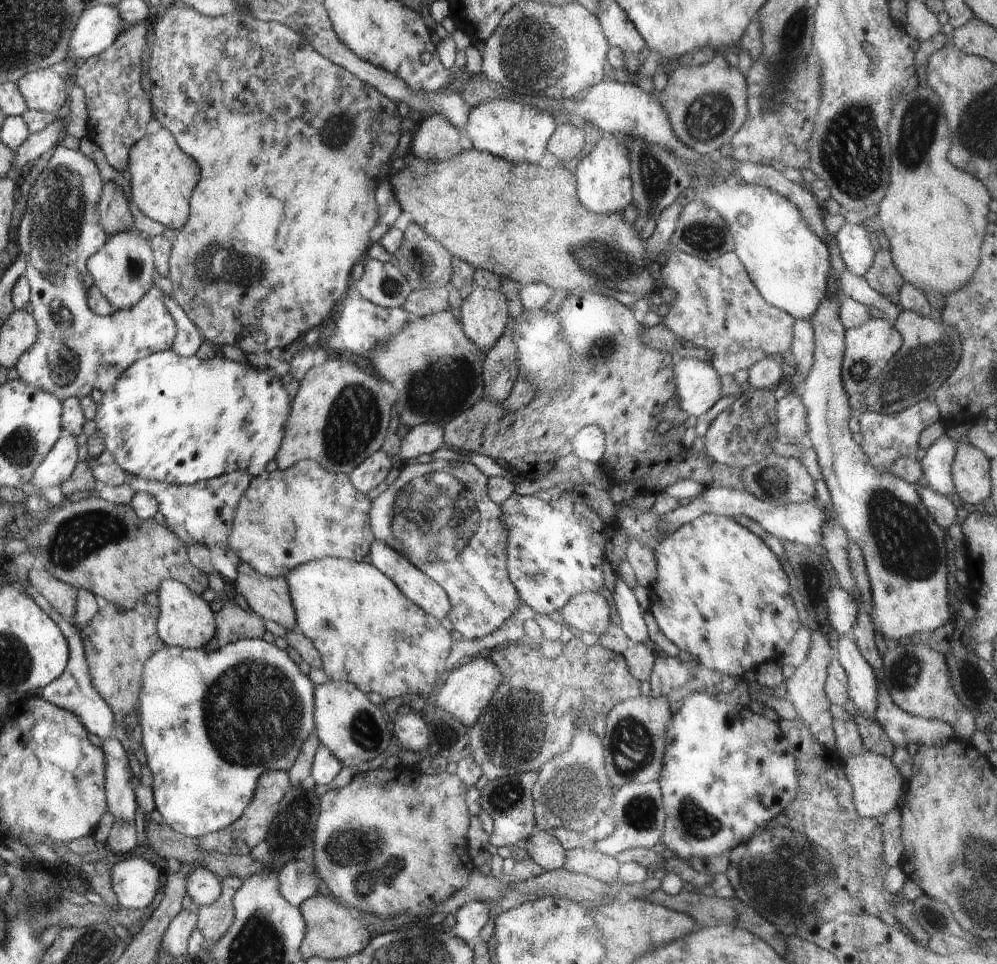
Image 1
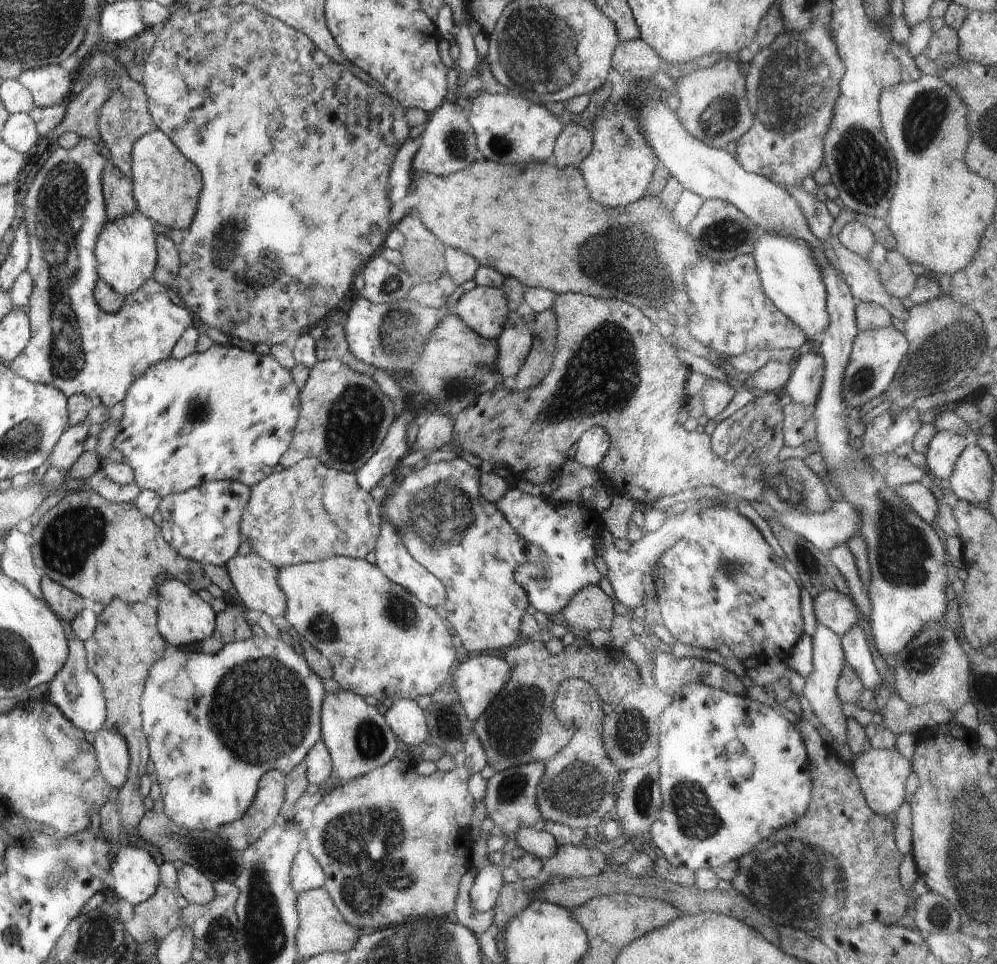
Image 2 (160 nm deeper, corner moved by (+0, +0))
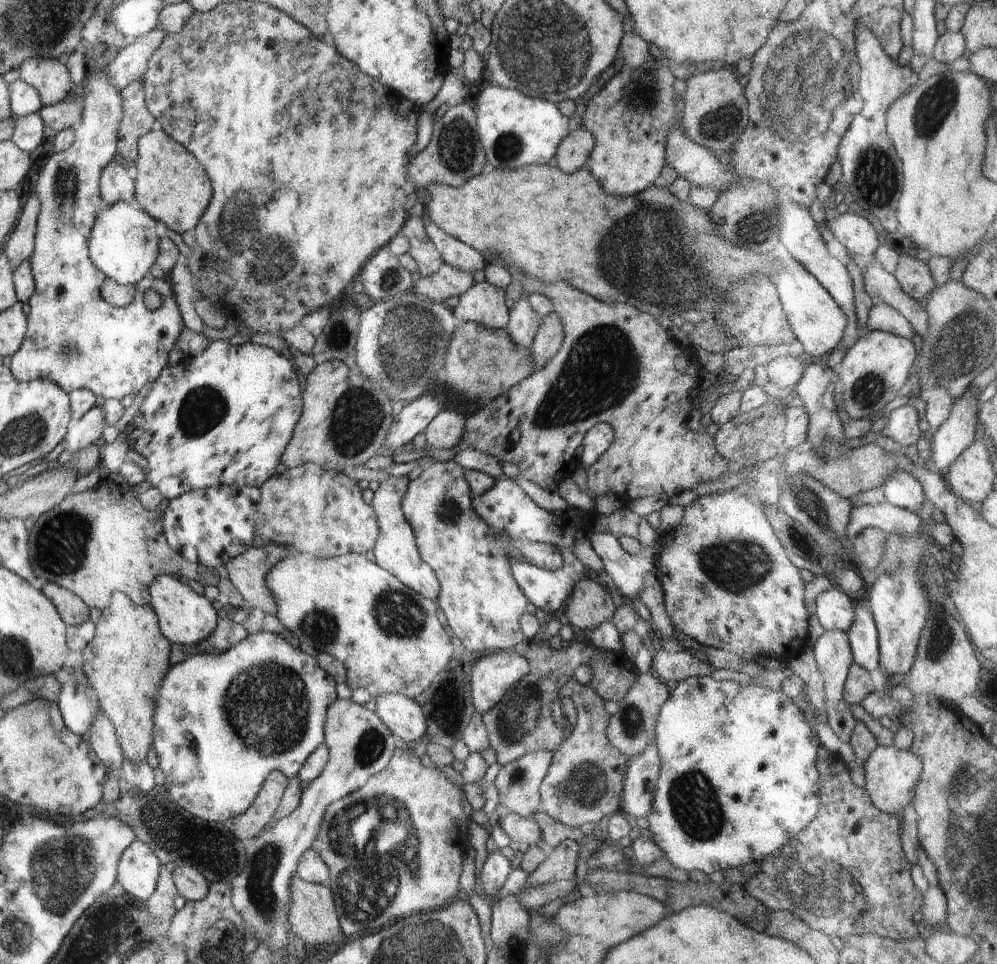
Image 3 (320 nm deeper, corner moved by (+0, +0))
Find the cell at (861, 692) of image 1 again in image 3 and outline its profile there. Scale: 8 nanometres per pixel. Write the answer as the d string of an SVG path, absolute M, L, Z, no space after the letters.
M855 601L855 617L847 635L853 662L870 673L879 667L879 636L873 612L866 601L866 605Z

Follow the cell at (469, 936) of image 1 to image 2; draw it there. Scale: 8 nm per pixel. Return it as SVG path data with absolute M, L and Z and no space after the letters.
M488 862L485 867L477 870L477 875L469 894L476 910L484 913L494 908L500 891L505 885L502 877L503 869L500 865L493 865Z

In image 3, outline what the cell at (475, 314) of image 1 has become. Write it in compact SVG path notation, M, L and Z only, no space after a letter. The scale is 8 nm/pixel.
M488 281L474 283L460 295L453 311L458 324L474 321L489 329L501 329L509 321L509 309L505 289Z

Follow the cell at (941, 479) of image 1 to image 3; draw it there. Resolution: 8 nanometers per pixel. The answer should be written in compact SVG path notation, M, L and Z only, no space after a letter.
M970 389L951 406L946 420L931 434L933 458L930 467L945 474L949 466L974 441L979 418L979 394Z

